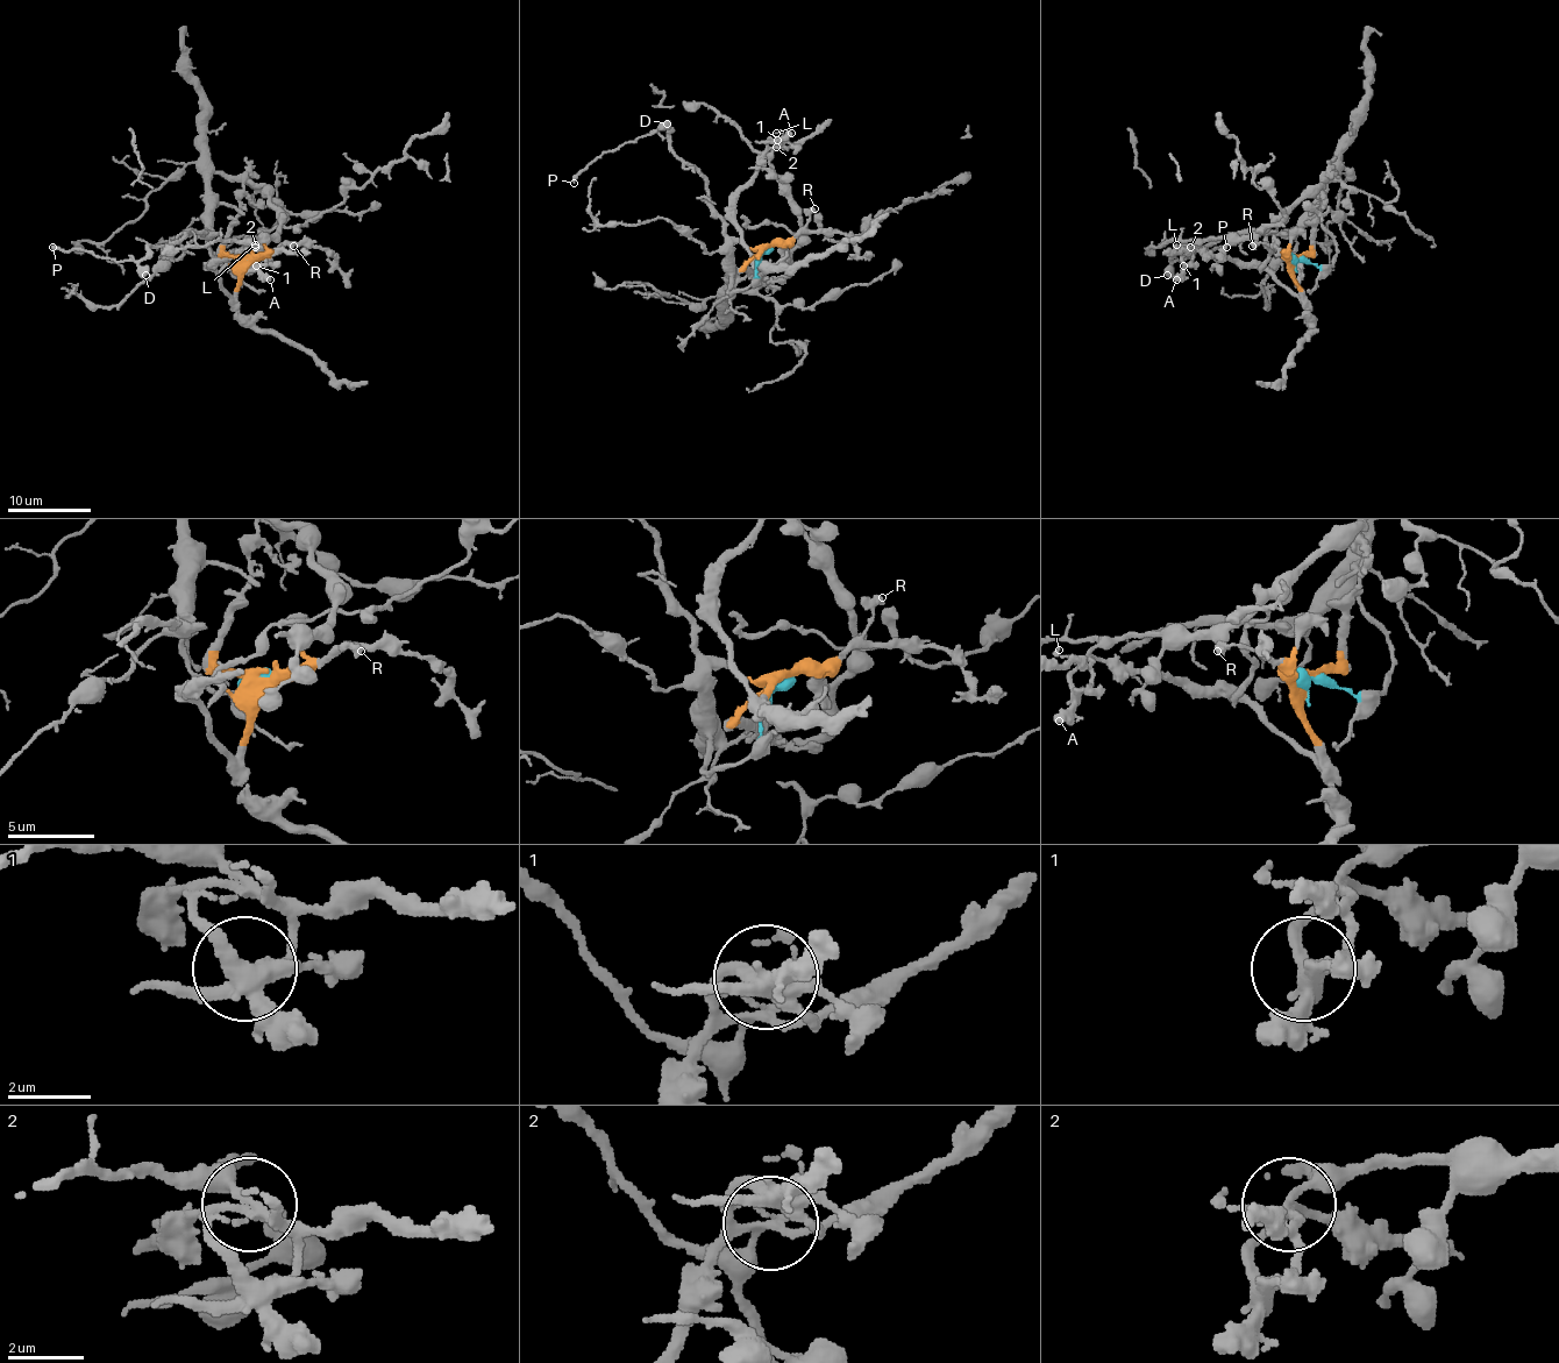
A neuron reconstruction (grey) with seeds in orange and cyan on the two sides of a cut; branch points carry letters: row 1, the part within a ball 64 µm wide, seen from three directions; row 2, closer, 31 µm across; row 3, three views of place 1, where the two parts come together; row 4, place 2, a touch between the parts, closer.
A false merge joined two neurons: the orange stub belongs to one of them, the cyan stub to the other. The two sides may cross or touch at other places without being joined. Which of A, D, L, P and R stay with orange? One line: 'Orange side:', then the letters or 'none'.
Orange side: A, R

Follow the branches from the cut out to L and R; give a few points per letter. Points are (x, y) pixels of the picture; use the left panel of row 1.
L: (243, 261), (211, 253), (214, 174), (258, 184), (279, 215), (254, 245)
R: (243, 261), (262, 258), (280, 245), (290, 242), (293, 247)

